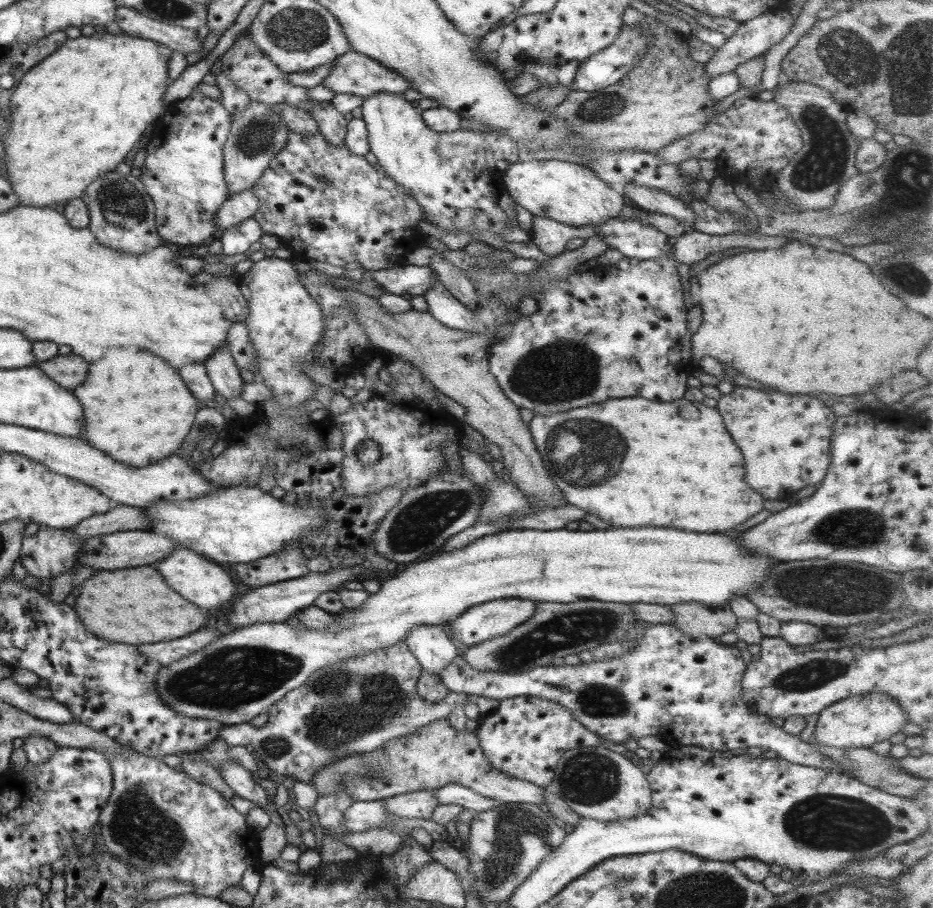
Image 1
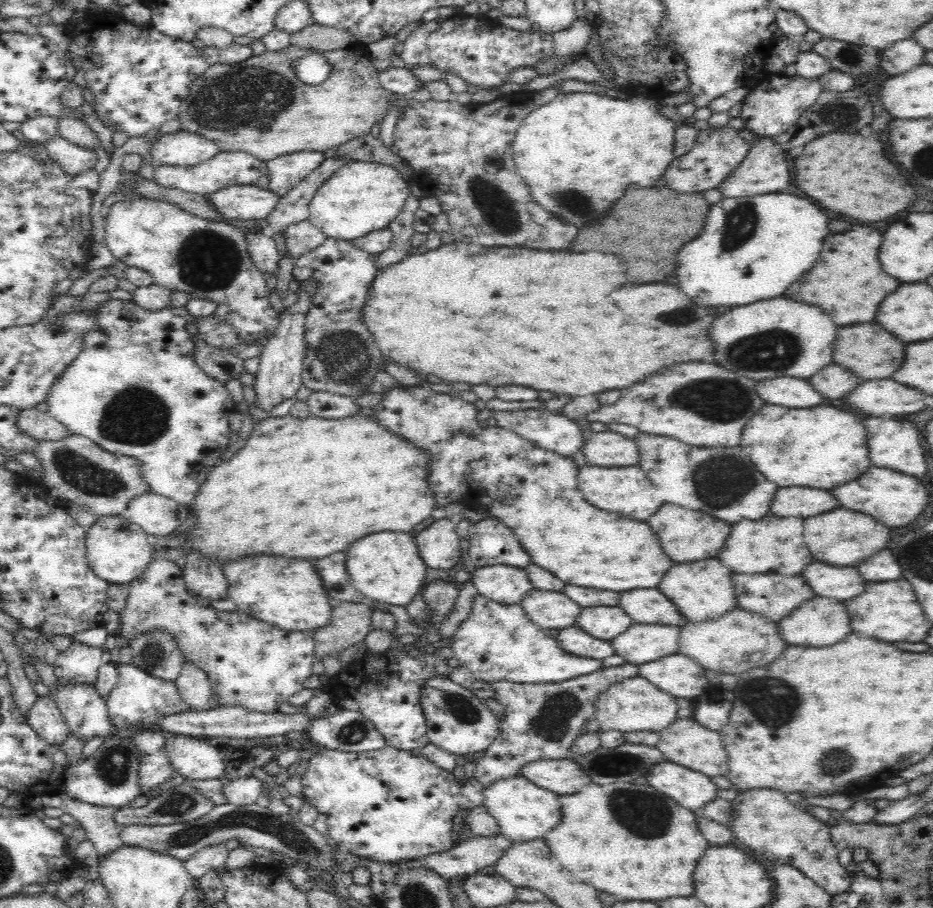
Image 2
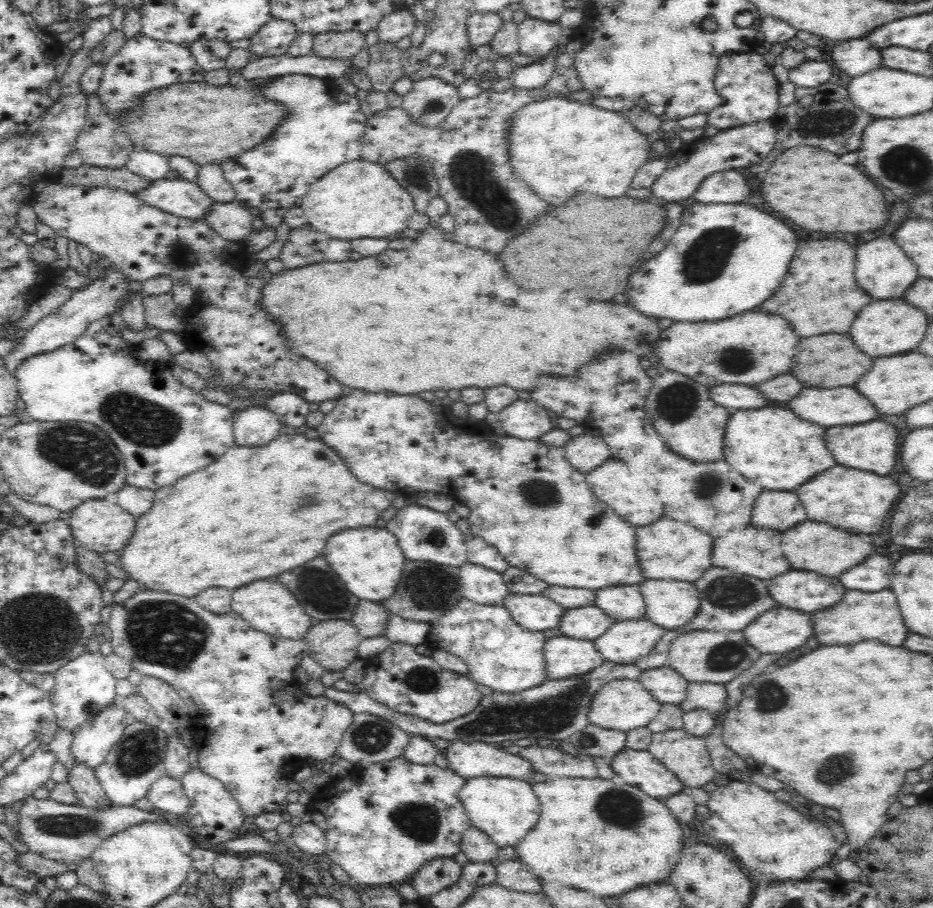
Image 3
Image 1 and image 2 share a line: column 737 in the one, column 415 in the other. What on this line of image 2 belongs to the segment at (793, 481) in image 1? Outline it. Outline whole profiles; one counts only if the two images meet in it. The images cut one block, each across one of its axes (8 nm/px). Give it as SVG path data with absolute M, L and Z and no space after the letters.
M401 384L381 392L380 400L369 416L427 456L426 486L434 492L436 506L444 509L448 504L458 502L473 511L484 509L491 518L510 529L531 563L552 572L566 584L624 592L634 588L654 588L662 580L672 562L664 556L648 524L592 508L580 491L577 479L580 467L571 456L540 448L497 425L483 428L477 412L473 403L464 401L456 392L444 392L441 387Z

